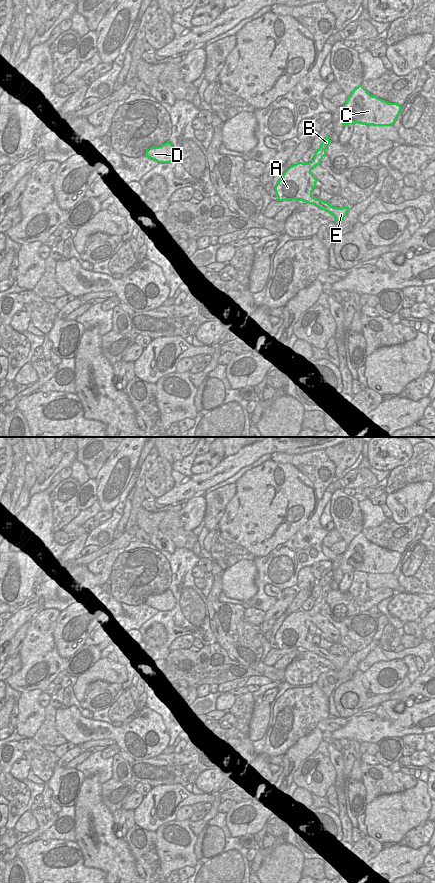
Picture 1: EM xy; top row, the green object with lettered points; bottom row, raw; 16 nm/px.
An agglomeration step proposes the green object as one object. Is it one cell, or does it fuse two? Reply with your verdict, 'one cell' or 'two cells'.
one cell

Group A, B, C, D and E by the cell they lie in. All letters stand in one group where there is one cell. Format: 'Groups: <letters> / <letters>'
Groups: A B C D E

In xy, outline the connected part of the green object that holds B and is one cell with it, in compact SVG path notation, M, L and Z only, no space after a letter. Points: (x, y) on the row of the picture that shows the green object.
M330 136L322 139L319 149L315 151L313 160L309 163L298 162L290 166L284 172L274 189L278 201L297 200L313 204L332 214L338 223L347 215L349 211L348 205L342 208L333 207L328 202L312 196L312 191L316 187L318 180L311 173L311 170L320 165L321 160L326 155L326 150L330 142Z

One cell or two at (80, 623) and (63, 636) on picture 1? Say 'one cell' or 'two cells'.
one cell

